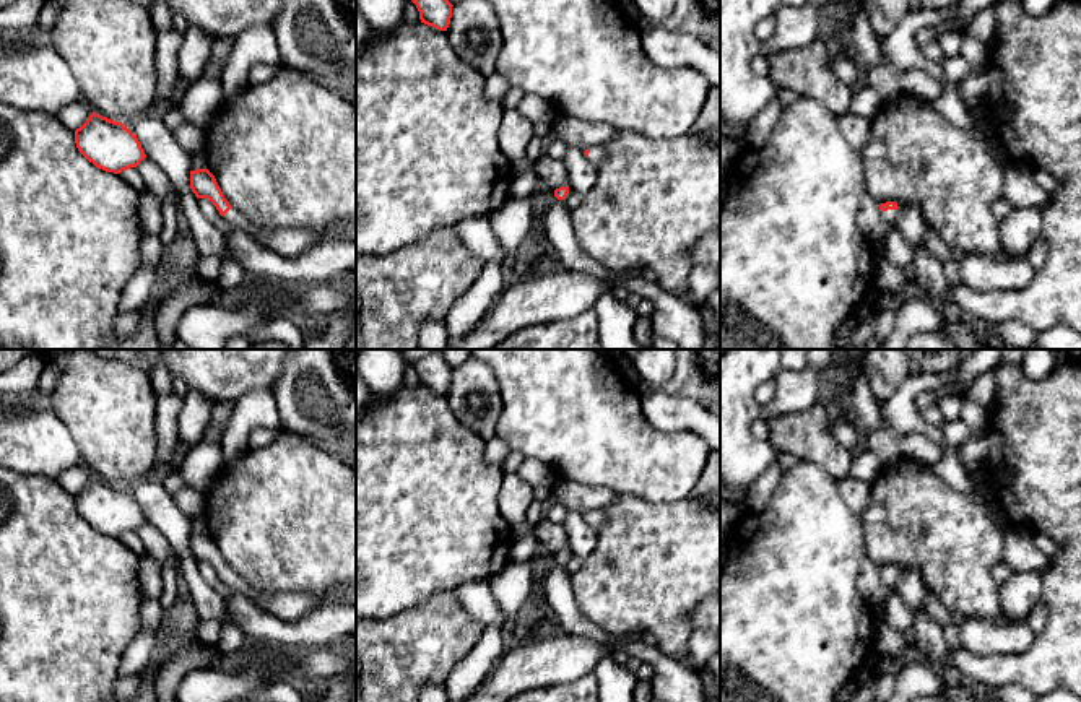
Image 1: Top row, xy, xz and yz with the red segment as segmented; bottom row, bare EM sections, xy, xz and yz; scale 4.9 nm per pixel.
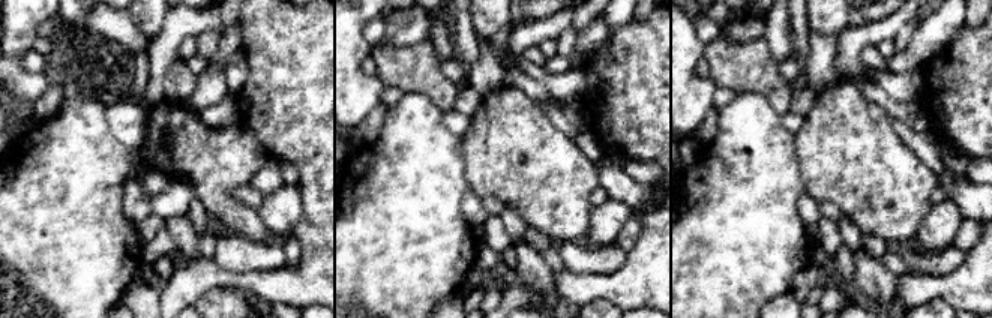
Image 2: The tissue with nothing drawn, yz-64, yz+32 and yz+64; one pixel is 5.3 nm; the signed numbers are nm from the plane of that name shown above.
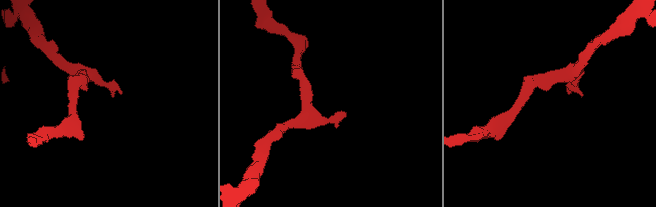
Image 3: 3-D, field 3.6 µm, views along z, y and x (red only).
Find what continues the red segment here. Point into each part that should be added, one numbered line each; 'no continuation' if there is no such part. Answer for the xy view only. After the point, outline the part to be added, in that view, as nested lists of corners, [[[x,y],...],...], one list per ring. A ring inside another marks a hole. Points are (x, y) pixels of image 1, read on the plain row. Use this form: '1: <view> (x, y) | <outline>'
1: xy (239, 585) | [[[231,572],[224,582],[239,595],[247,596],[250,601],[254,601],[250,598],[250,592],[252,588],[247,585],[247,582],[244,578],[241,578],[237,574]],[[254,601],[255,603],[255,601]],[[255,603],[257,604],[257,603]],[[257,604],[258,606],[258,604]],[[258,606],[260,608],[260,606]]]

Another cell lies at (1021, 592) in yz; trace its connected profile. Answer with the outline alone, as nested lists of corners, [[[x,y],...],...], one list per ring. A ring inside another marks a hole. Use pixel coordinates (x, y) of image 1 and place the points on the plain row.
[[[1013,572],[1000,585],[1001,614],[1005,621],[1026,619],[1045,593],[1045,577],[1037,572]]]

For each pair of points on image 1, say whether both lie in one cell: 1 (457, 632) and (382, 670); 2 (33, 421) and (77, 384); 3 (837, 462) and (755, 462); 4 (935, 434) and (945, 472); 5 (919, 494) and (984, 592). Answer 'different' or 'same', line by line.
1: same
2: different
3: different
4: different
5: same

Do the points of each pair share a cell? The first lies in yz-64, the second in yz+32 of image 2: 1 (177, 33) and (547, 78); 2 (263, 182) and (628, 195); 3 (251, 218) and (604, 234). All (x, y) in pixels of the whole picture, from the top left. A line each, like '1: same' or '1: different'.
1: same
2: same
3: different

